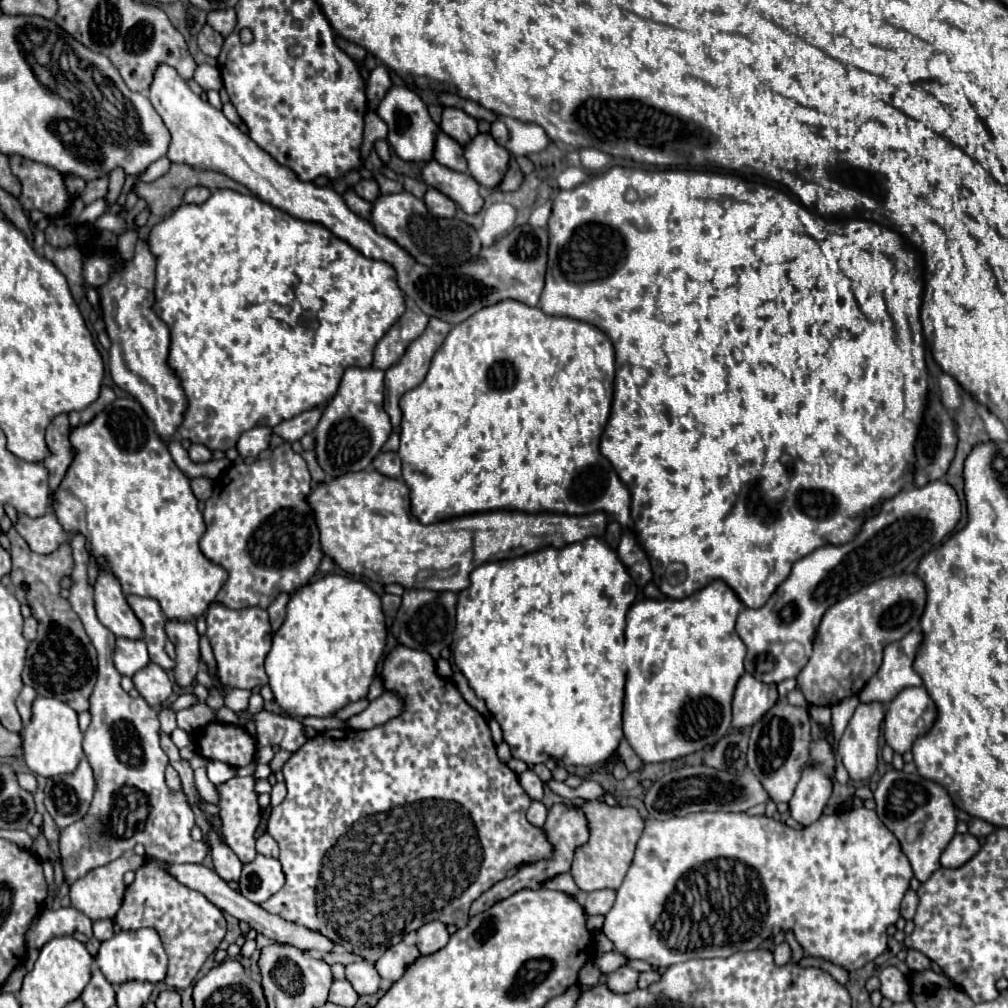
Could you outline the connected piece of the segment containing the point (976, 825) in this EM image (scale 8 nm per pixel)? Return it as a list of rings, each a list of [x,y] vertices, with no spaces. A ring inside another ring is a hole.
[[[972,819],[972,821],[968,823],[968,829],[970,829],[970,833],[972,833],[974,837],[986,837],[988,833],[994,831],[994,827],[992,827],[988,821],[984,821],[984,819]]]

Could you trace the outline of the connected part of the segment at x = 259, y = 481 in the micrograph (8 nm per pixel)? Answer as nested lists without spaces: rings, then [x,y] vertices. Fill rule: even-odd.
[[[282,443],[274,449],[270,459],[260,459],[254,463],[234,463],[220,479],[216,479],[214,495],[206,501],[204,521],[206,533],[200,539],[202,553],[216,565],[228,571],[228,579],[216,595],[216,603],[228,609],[244,609],[244,607],[268,607],[278,593],[294,593],[298,587],[306,585],[318,563],[322,559],[322,549],[318,543],[318,529],[314,523],[314,515],[310,505],[306,503],[306,495],[310,493],[312,479],[302,455],[294,453],[290,443]]]

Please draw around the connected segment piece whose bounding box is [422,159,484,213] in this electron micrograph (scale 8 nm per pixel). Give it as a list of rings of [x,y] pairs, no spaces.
[[[432,159],[422,169],[422,177],[430,187],[442,191],[446,197],[456,201],[456,205],[464,213],[478,213],[484,207],[480,185],[468,173],[456,173]]]

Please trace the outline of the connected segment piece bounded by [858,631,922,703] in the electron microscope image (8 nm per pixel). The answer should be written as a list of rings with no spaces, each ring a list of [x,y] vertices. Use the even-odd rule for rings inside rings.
[[[912,631],[900,641],[888,645],[884,649],[884,661],[878,673],[860,691],[860,701],[890,703],[904,687],[920,687],[922,679],[912,669],[916,649],[920,649],[920,631]]]

